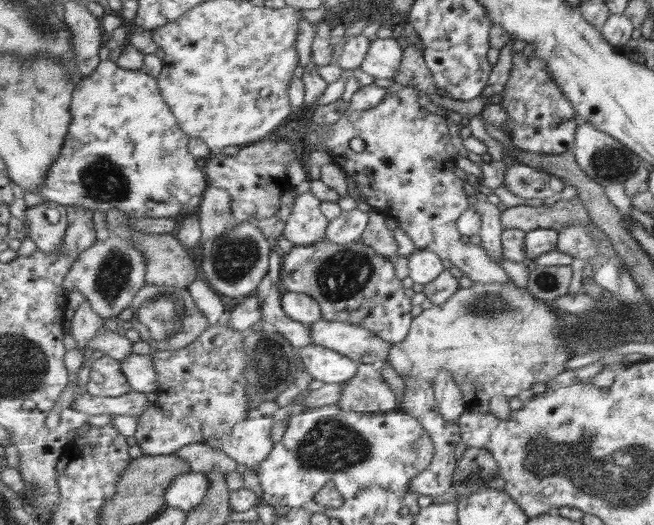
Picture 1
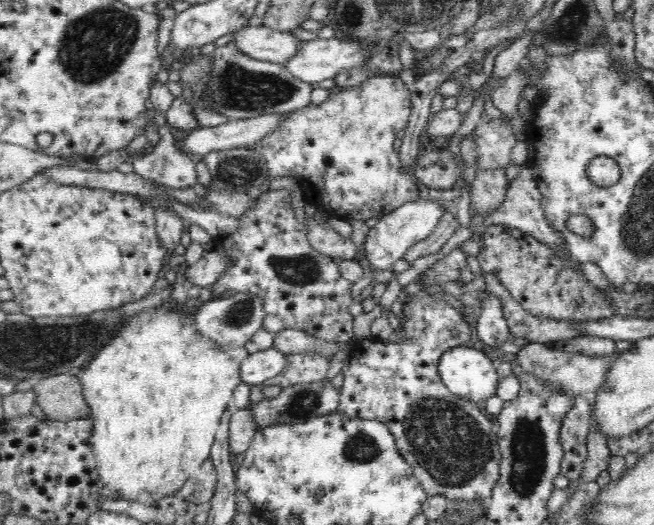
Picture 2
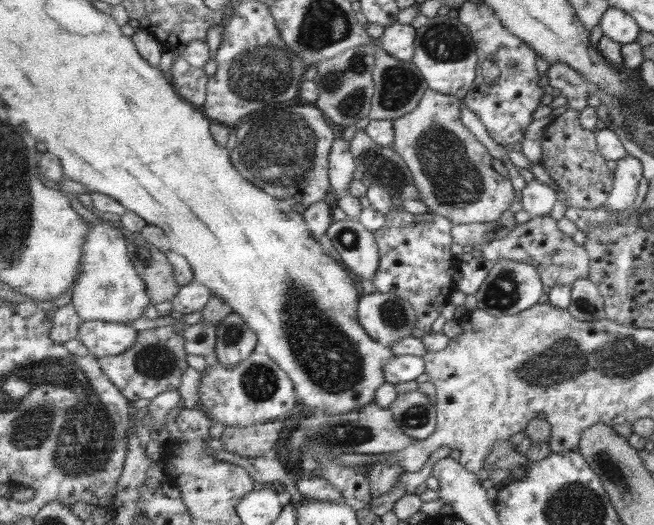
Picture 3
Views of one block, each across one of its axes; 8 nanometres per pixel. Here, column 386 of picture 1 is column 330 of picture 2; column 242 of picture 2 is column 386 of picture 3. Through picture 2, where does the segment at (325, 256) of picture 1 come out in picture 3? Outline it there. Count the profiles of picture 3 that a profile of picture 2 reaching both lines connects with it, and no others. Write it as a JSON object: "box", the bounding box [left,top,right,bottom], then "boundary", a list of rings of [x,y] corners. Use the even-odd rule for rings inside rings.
{"box":[373,202,461,338],"boundary":[[[399,202],[393,206],[393,212],[389,212],[387,222],[381,230],[375,232],[375,240],[379,242],[379,252],[381,252],[381,266],[379,272],[373,278],[373,286],[379,294],[397,294],[403,300],[409,300],[417,312],[417,328],[413,332],[413,338],[425,338],[433,330],[433,322],[443,314],[443,306],[449,302],[451,292],[457,290],[455,274],[461,268],[461,260],[451,254],[453,246],[453,236],[451,230],[455,228],[455,222],[449,220],[447,216],[441,214],[411,214],[405,212]]]}

